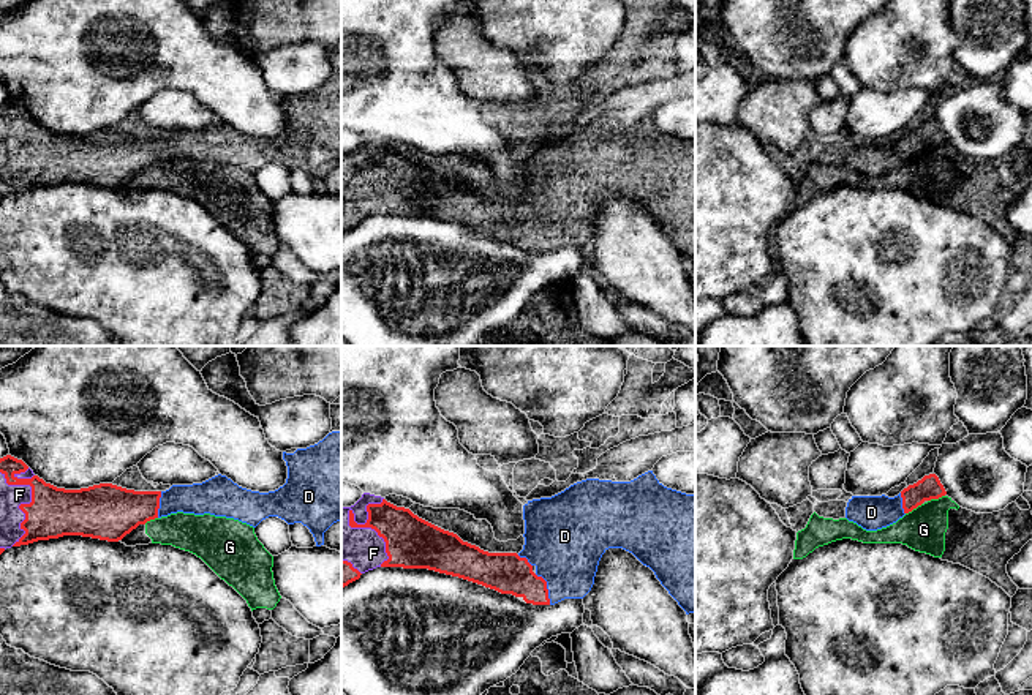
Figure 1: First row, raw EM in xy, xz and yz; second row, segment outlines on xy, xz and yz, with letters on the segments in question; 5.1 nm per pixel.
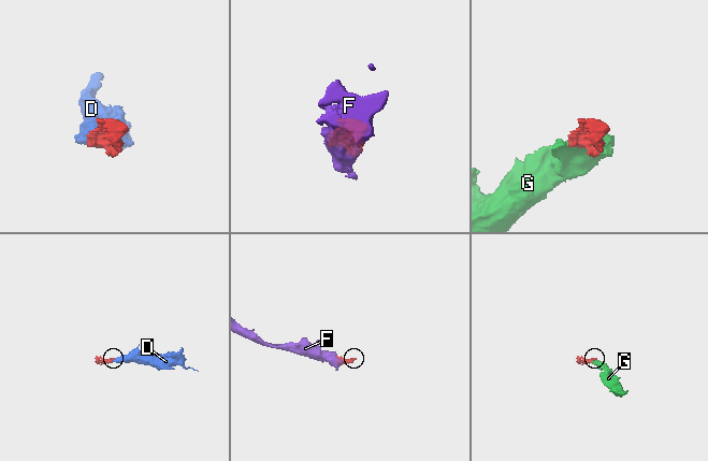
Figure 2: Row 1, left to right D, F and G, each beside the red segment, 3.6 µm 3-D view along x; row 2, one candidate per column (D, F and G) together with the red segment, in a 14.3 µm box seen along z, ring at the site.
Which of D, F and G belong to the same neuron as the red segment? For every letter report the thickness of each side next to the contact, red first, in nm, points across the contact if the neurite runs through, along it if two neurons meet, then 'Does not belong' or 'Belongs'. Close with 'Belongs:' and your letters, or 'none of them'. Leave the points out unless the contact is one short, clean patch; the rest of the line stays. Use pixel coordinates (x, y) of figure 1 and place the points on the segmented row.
D: Thickness 200 nm (red) against 380 nm. Belongs
F: Thickness 260 nm (red) against 200 nm. Belongs
G: Thickness 120 nm (red) against 220 nm. Does not belong
Belongs: D, F

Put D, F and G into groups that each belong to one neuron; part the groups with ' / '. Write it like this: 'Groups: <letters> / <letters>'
Groups: D F / G

